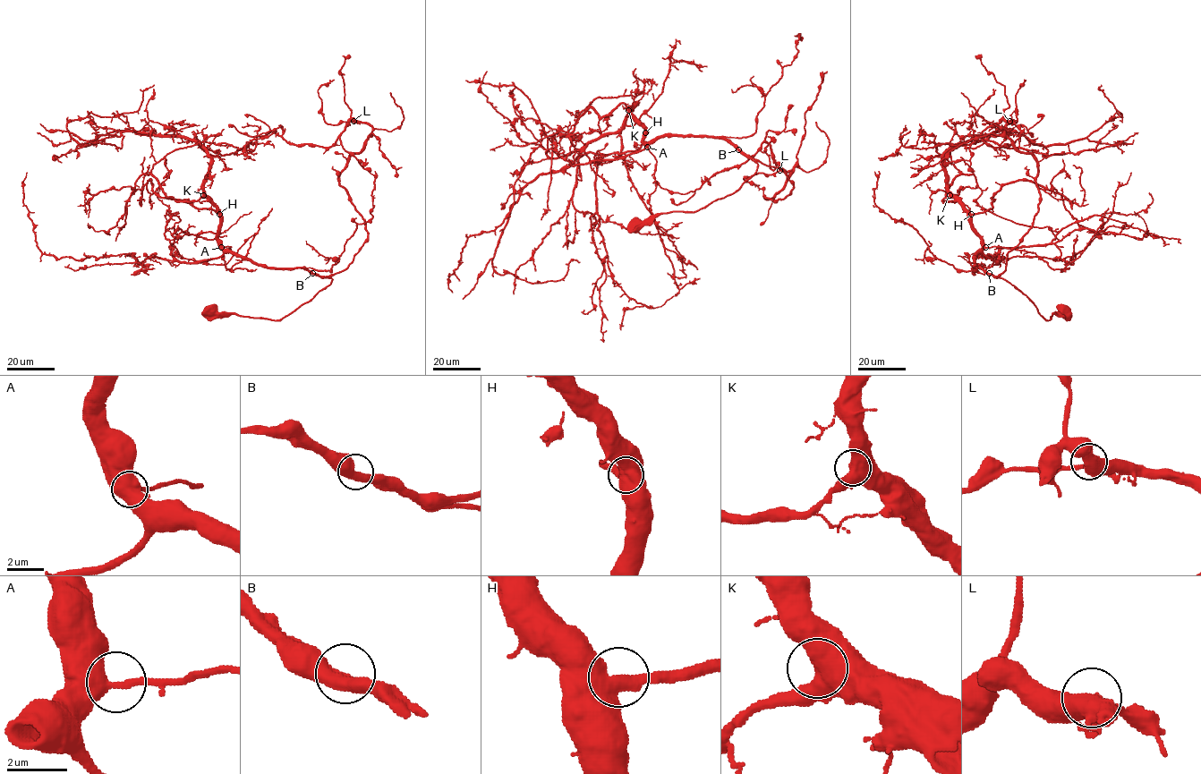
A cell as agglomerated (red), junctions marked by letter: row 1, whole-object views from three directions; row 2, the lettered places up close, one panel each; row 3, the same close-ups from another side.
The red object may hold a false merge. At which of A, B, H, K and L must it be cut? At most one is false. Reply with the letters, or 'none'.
none

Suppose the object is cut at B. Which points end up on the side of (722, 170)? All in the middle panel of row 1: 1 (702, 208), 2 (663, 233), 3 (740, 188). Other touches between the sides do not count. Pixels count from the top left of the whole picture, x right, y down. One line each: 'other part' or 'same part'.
1: other part
2: same part
3: other part

